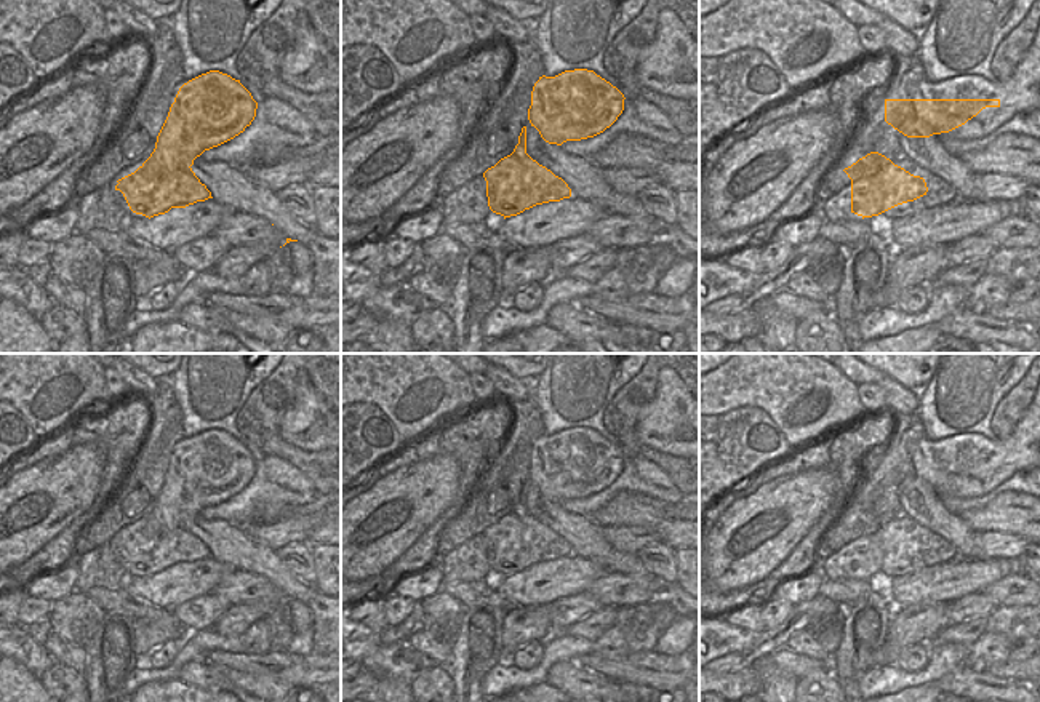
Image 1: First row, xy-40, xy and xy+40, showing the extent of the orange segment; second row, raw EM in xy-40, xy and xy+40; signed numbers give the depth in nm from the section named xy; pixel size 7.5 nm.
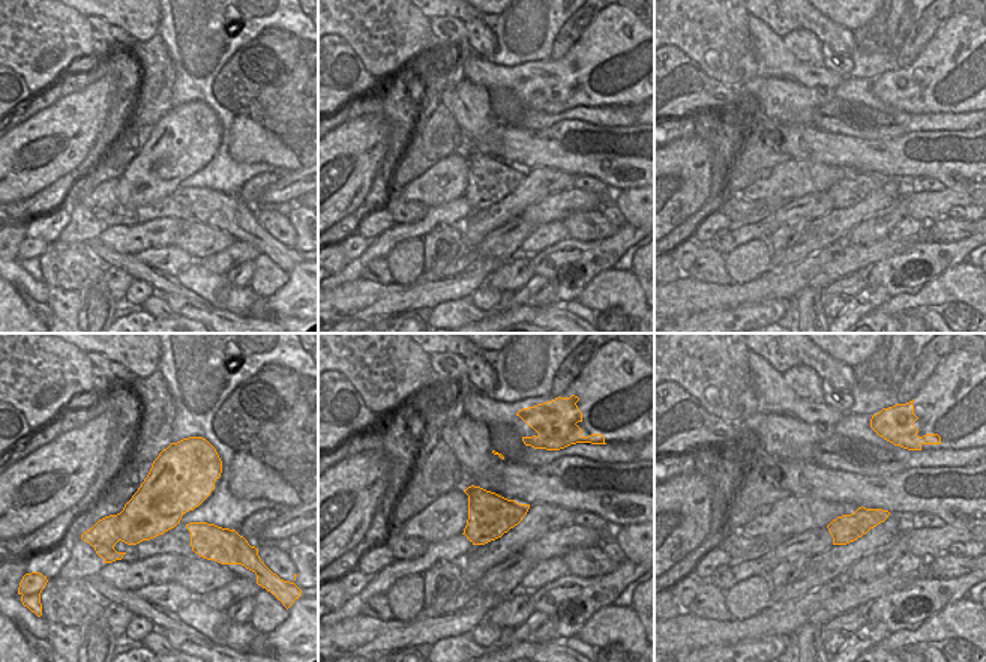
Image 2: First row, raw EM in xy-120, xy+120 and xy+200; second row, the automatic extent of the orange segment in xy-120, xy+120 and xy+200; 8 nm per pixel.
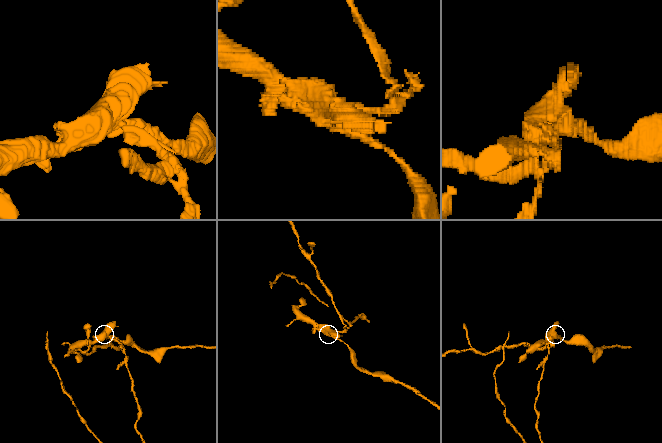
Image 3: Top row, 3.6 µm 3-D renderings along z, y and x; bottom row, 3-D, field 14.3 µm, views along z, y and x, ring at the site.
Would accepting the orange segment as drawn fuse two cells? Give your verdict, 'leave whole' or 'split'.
split

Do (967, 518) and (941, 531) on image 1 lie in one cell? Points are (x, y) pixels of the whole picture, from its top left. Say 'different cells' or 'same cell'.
different cells

